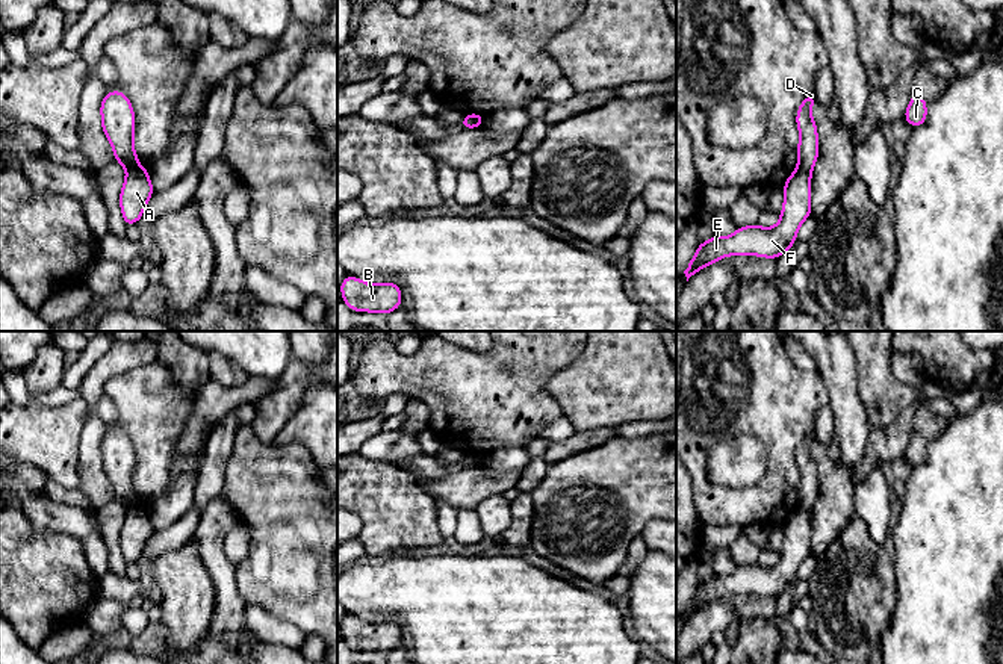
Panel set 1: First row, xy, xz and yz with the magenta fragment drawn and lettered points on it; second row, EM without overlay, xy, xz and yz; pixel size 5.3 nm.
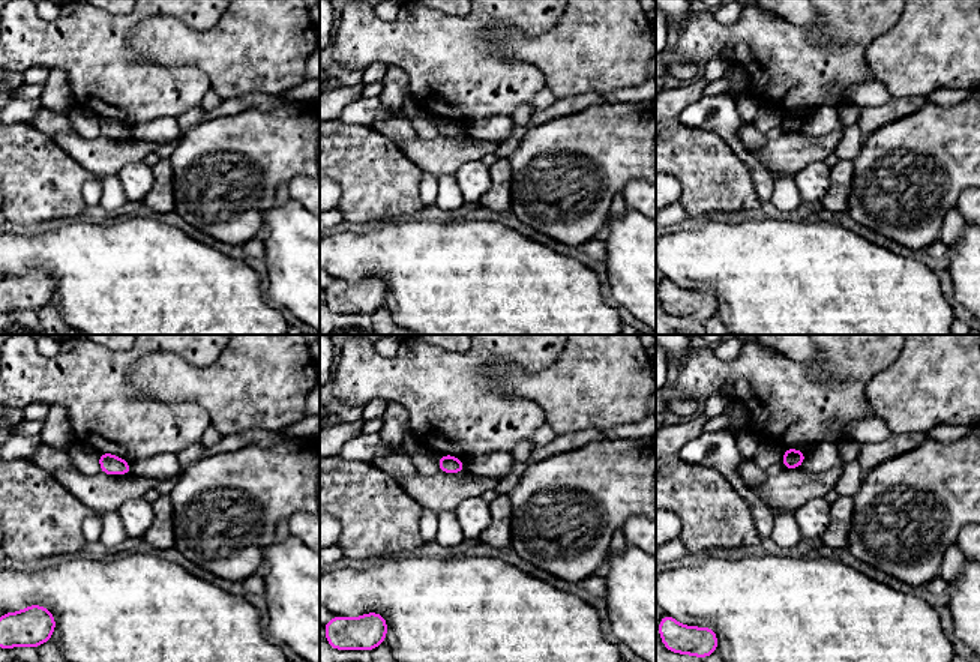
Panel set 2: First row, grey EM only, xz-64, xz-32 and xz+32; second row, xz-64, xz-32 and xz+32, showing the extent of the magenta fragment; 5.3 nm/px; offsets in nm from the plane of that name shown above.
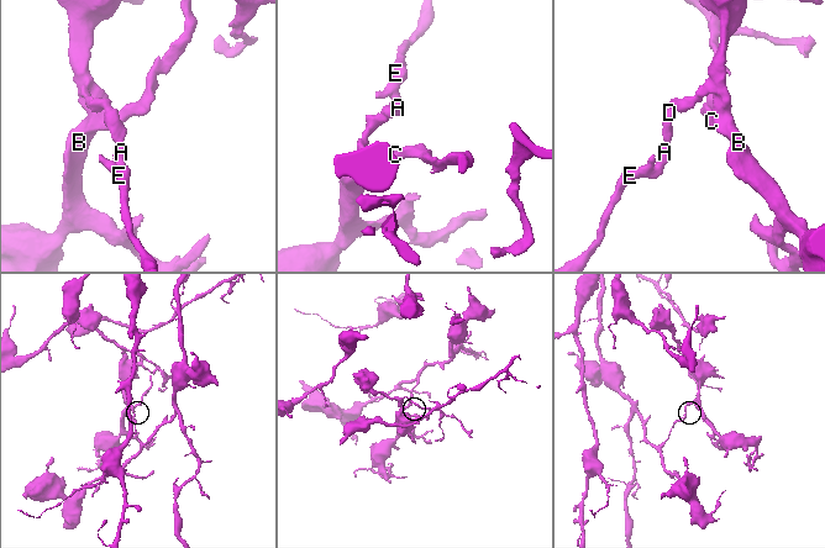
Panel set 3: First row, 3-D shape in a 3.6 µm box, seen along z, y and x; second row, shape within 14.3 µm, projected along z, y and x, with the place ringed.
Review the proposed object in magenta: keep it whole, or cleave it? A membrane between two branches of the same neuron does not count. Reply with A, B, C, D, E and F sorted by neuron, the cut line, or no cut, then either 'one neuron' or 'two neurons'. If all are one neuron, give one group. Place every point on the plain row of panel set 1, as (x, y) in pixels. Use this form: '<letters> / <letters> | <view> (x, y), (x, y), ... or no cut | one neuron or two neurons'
A E F / B C D | xz (466, 454), (477, 465) | two neurons

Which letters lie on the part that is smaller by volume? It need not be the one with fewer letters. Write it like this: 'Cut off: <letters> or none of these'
Cut off: B, C, D

